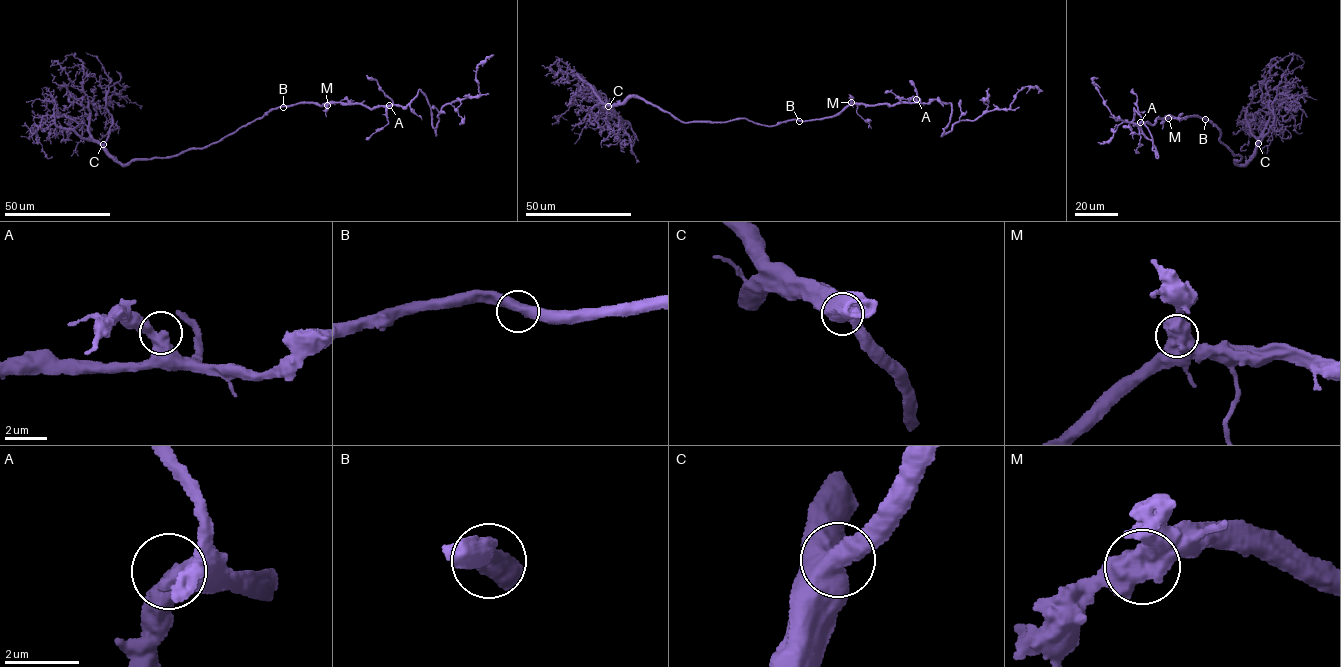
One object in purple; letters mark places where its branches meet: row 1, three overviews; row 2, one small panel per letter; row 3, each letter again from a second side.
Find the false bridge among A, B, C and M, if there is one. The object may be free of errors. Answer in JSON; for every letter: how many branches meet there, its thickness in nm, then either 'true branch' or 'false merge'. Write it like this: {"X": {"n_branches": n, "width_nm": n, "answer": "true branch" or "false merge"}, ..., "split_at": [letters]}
{"A": {"n_branches": 2, "width_nm": 550, "answer": "true branch"}, "B": {"n_branches": 2, "width_nm": 500, "answer": "true branch"}, "C": {"n_branches": 2, "width_nm": 600, "answer": "true branch"}, "M": {"n_branches": 2, "width_nm": 800, "answer": "true branch"}, "split_at": []}

